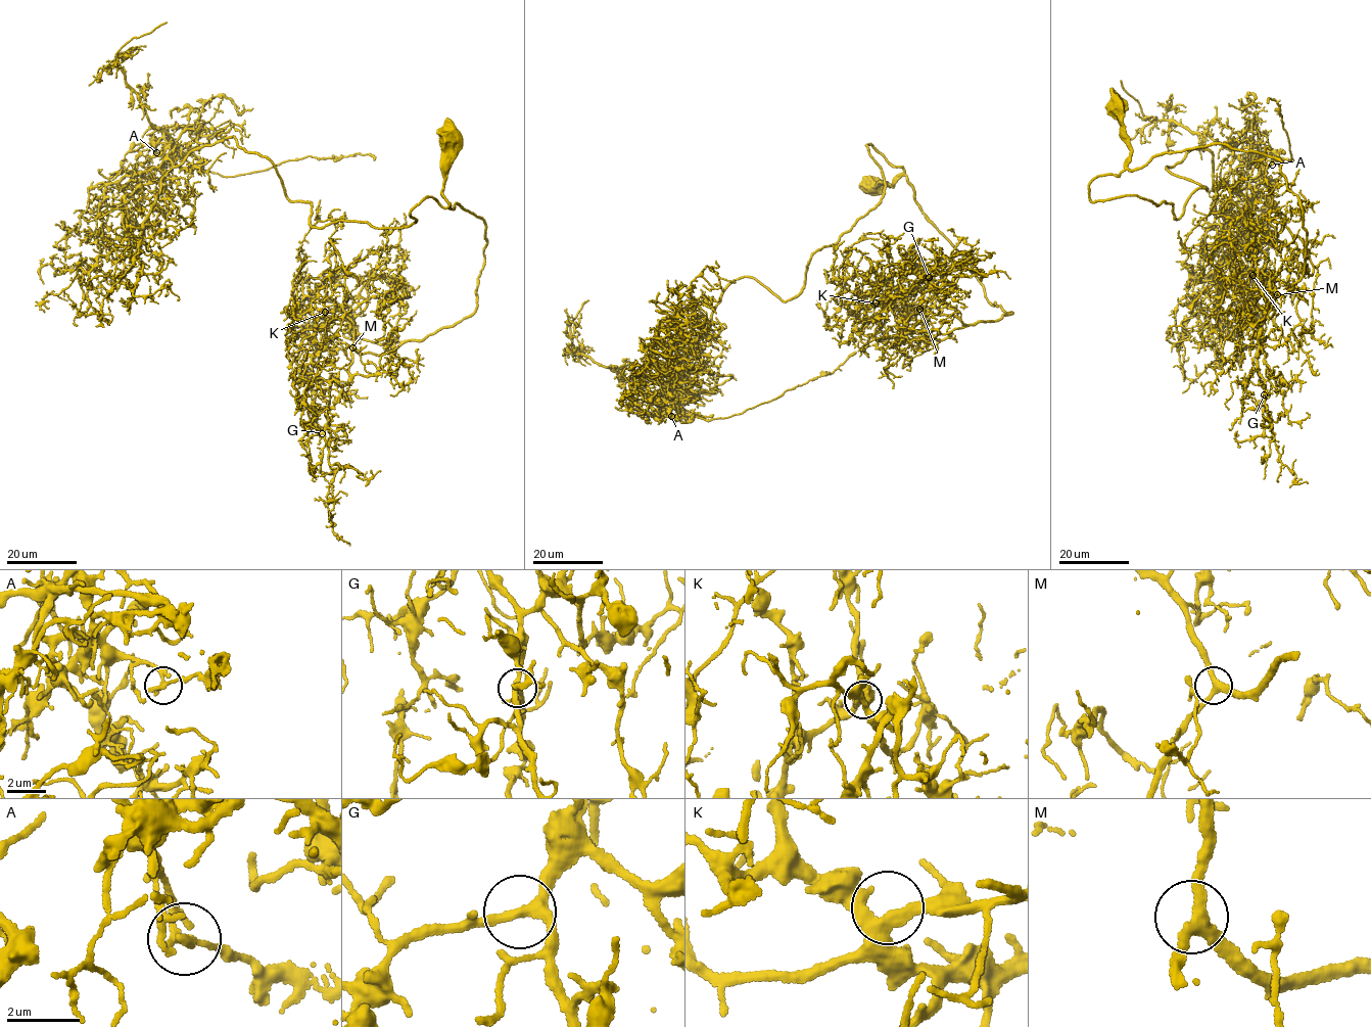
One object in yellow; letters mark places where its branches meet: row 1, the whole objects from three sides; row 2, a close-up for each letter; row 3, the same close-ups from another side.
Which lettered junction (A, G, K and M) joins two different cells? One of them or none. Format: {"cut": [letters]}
{"cut": ["A"]}

